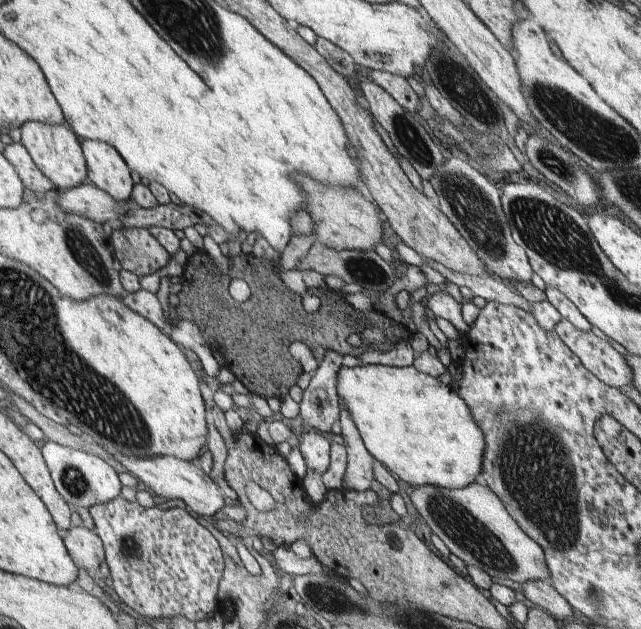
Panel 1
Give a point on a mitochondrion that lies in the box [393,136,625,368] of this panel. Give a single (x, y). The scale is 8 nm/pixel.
(477, 212)

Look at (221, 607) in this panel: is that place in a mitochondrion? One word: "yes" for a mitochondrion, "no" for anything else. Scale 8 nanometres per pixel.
no

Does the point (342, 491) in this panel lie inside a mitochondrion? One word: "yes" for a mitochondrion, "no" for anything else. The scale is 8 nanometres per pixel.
no

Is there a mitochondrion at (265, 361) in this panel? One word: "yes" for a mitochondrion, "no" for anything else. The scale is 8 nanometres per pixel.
yes

